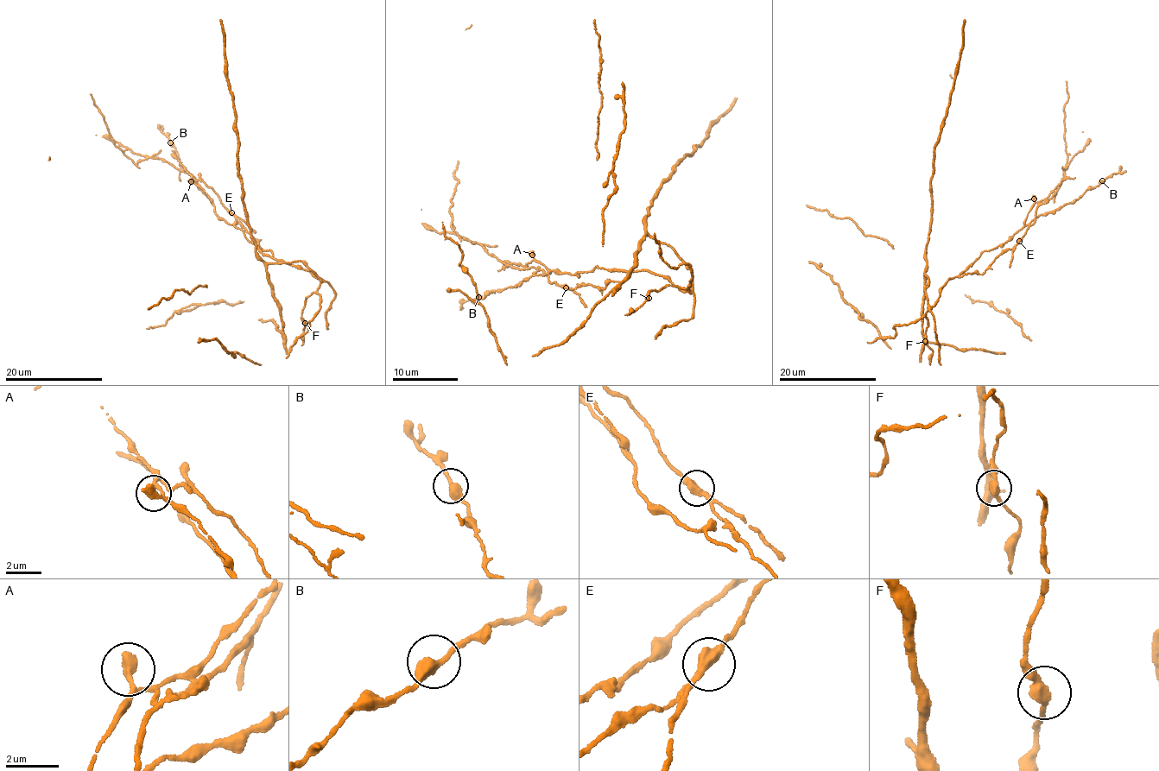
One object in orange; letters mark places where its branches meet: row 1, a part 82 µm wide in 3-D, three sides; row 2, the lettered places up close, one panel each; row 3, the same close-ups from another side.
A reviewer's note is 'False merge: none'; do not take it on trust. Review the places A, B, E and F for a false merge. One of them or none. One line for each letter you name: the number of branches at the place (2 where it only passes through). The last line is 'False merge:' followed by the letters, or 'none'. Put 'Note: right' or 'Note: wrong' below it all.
E: Branches: 2
False merge: E
Note: wrong

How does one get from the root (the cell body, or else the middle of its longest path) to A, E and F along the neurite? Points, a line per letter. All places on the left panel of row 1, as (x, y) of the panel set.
A: (278, 260), (262, 255), (242, 230), (218, 218), (213, 204), (203, 189), (191, 181)
E: (278, 260), (274, 259), (270, 250), (261, 249), (258, 243), (231, 213)
F: (278, 260), (307, 269), (320, 281), (319, 288), (306, 299), (302, 314), (305, 323)

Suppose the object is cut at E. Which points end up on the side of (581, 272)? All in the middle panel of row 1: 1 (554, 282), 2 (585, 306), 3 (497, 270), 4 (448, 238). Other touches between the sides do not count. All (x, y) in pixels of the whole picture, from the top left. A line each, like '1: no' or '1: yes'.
1: no
2: no
3: yes
4: yes

